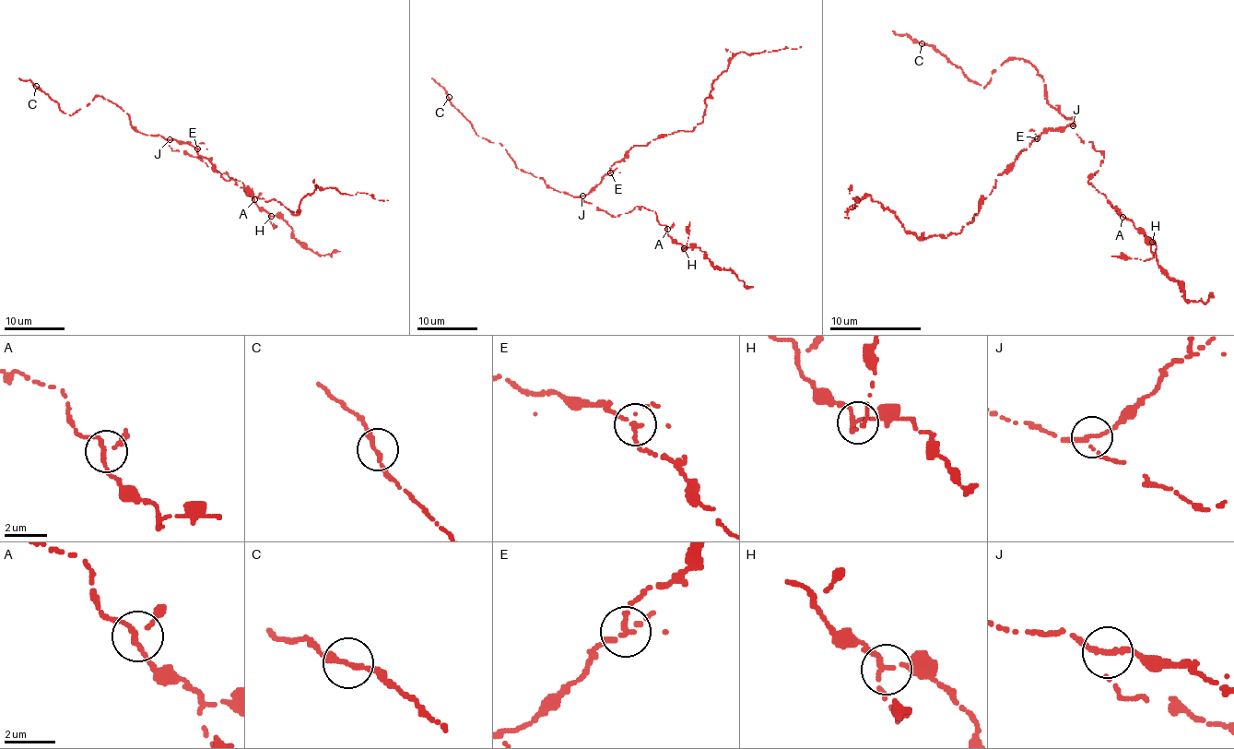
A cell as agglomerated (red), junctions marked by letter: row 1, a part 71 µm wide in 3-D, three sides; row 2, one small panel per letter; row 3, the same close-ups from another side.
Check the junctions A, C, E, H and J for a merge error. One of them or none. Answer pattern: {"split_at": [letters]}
{"split_at": ["E"]}

